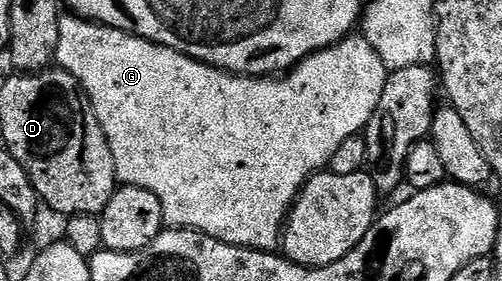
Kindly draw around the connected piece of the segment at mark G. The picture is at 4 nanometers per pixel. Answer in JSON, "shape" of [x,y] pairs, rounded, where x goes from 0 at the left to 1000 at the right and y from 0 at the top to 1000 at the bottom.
{"shape":[[[127,57],[120,71],[120,157],[112,171],[112,221],[122,246],[151,270],[151,285],[161,299],[163,327],[171,338],[177,377],[187,388],[191,427],[215,498],[215,527],[223,527],[223,569],[237,651],[303,683],[303,698],[319,712],[323,783],[333,808],[394,819],[446,868],[532,897],[556,886],[570,779],[578,769],[586,715],[594,708],[594,687],[610,665],[610,644],[655,594],[661,555],[669,555],[669,527],[677,527],[685,498],[693,498],[705,477],[721,477],[735,452],[757,370],[757,342],[765,327],[765,299],[773,274],[767,228],[757,214],[757,199],[749,199],[749,171],[741,171],[741,157],[733,157],[725,128],[687,135],[669,160],[624,192],[608,217],[596,221],[568,270],[490,278],[482,263],[456,263],[450,249],[432,249],[426,235],[392,221],[388,206],[333,164],[297,149],[267,121],[251,121],[245,107],[227,107],[221,93],[173,78],[169,64],[153,57]]]}

